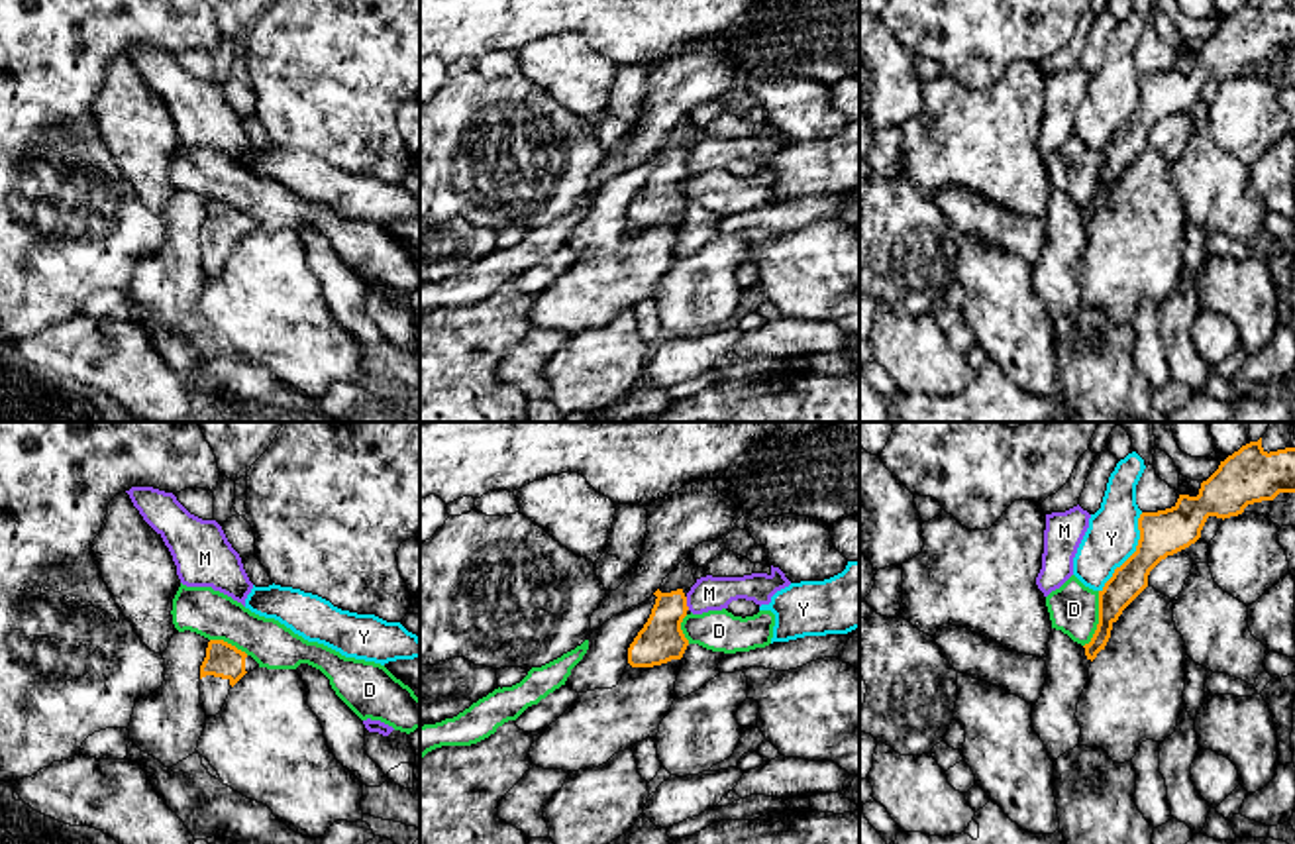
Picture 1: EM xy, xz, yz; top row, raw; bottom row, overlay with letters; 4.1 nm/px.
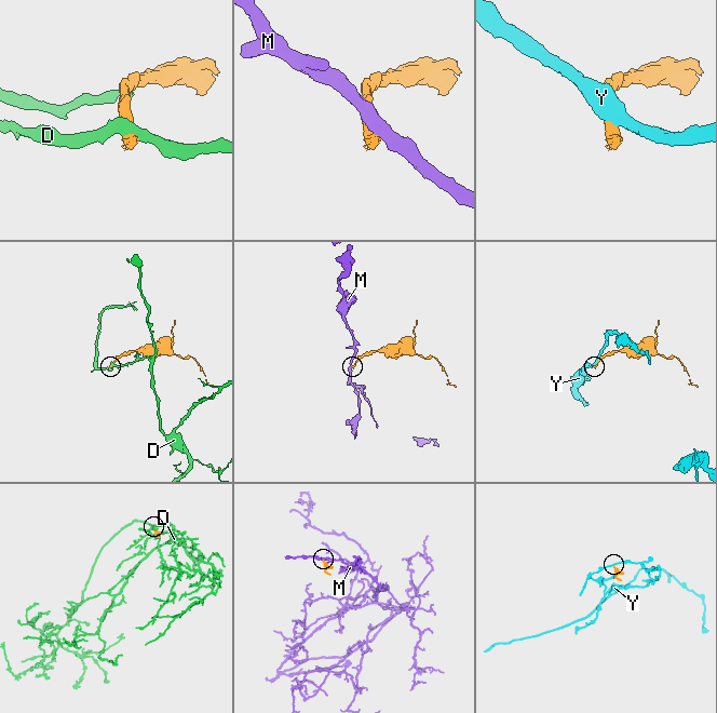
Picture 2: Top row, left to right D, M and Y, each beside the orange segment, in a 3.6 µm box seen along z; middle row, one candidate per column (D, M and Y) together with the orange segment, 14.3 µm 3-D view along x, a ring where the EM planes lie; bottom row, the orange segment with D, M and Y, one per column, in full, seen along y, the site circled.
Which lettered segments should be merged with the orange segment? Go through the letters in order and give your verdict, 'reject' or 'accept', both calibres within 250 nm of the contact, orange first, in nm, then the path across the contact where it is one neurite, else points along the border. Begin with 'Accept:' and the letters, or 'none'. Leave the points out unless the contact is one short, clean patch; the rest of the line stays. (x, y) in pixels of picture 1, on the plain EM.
Accept: none
D: reject | 140/200 nm | along yz (1099, 152), (1099, 183), (1084, 207)
M: reject | 180/140 nm | along xz (685, 158), (689, 169)
Y: reject | 190/220 nm

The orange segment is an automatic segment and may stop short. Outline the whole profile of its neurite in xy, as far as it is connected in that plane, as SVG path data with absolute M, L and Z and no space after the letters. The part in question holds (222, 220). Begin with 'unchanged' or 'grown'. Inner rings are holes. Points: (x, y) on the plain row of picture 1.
grown | M210 200L200 226L200 265L206 277L220 275L230 249L259 224L224 200Z

